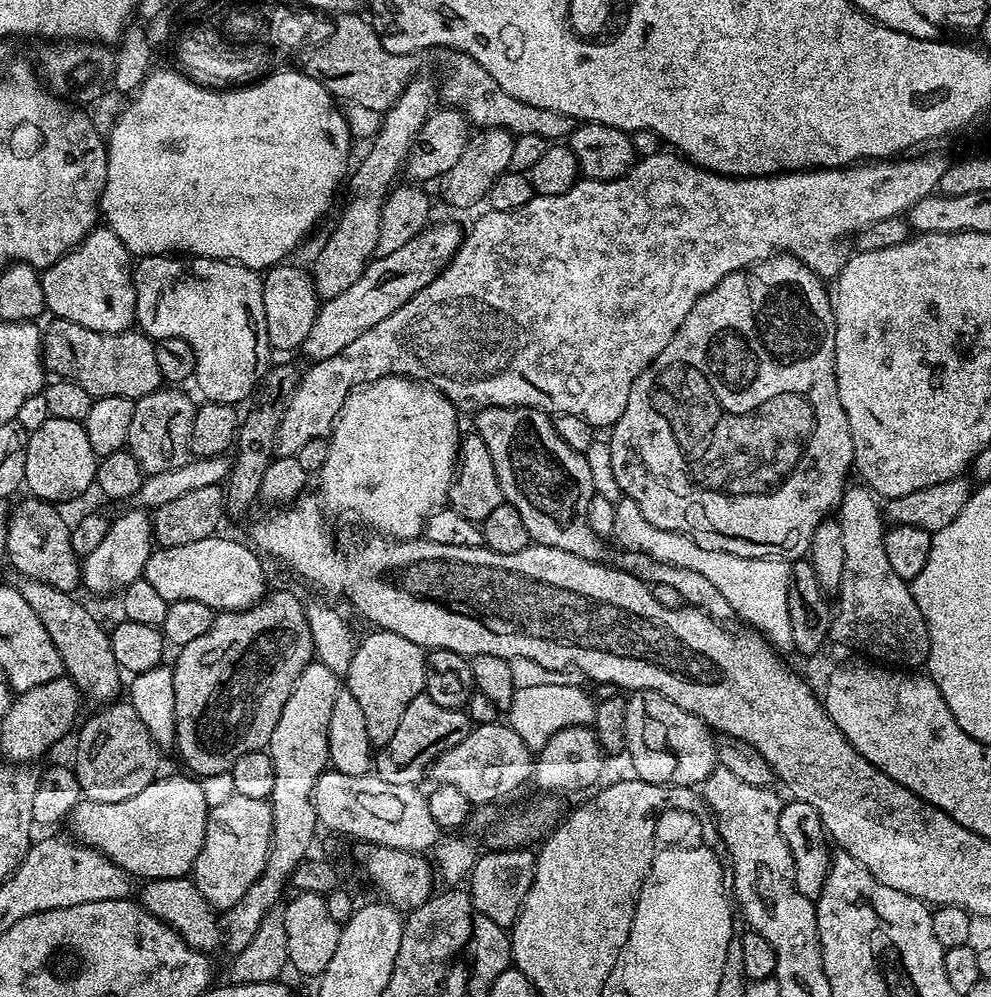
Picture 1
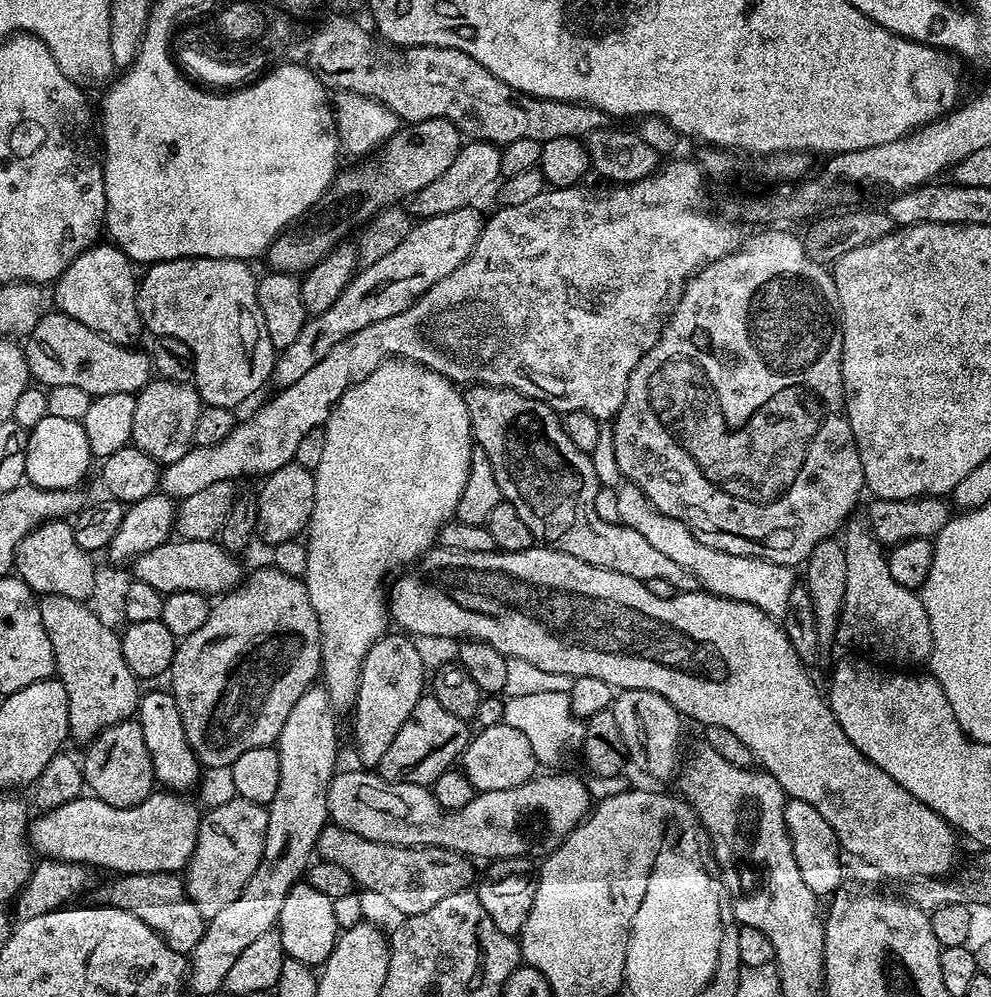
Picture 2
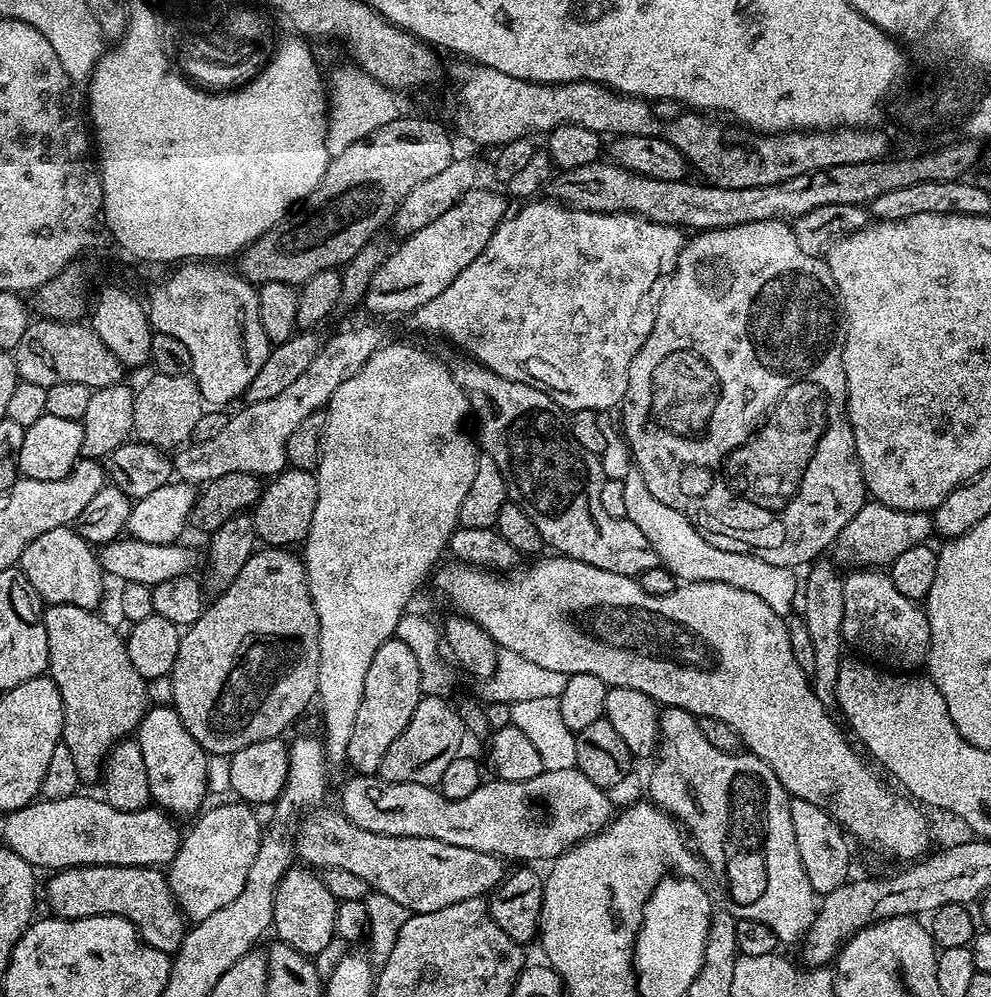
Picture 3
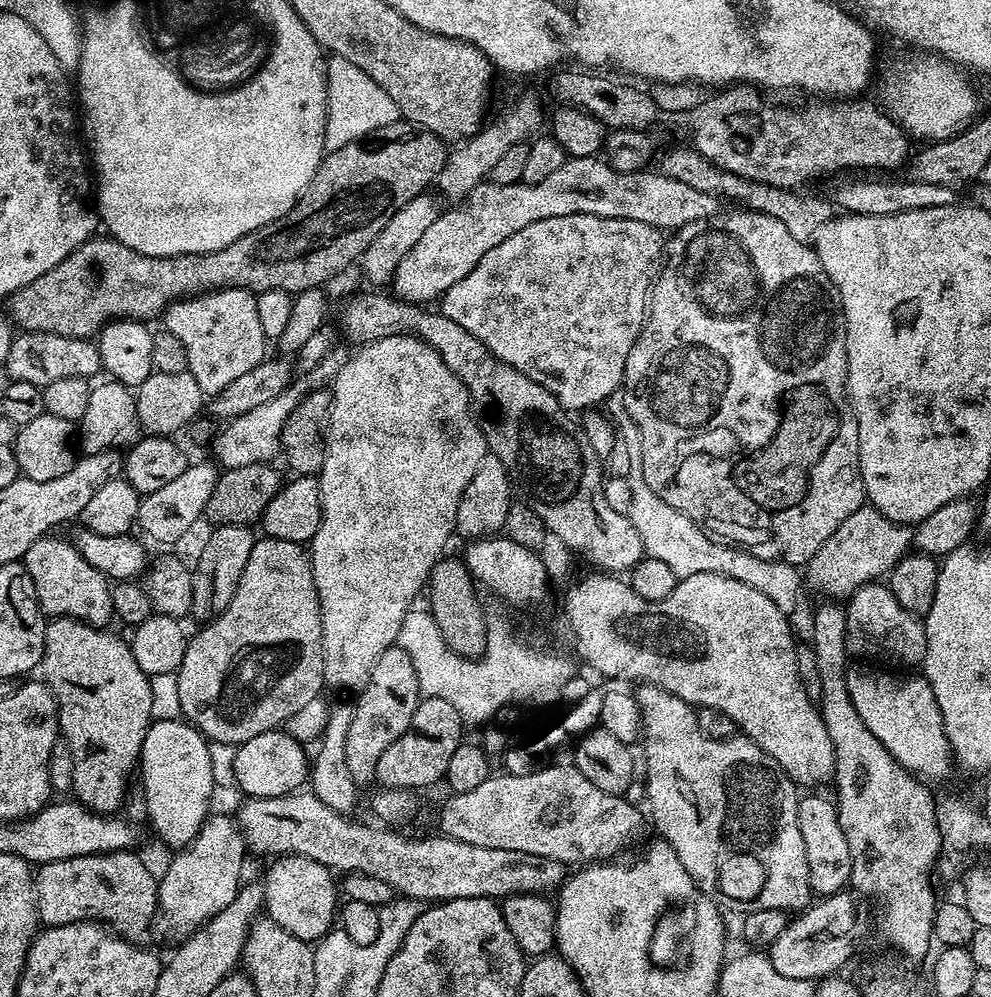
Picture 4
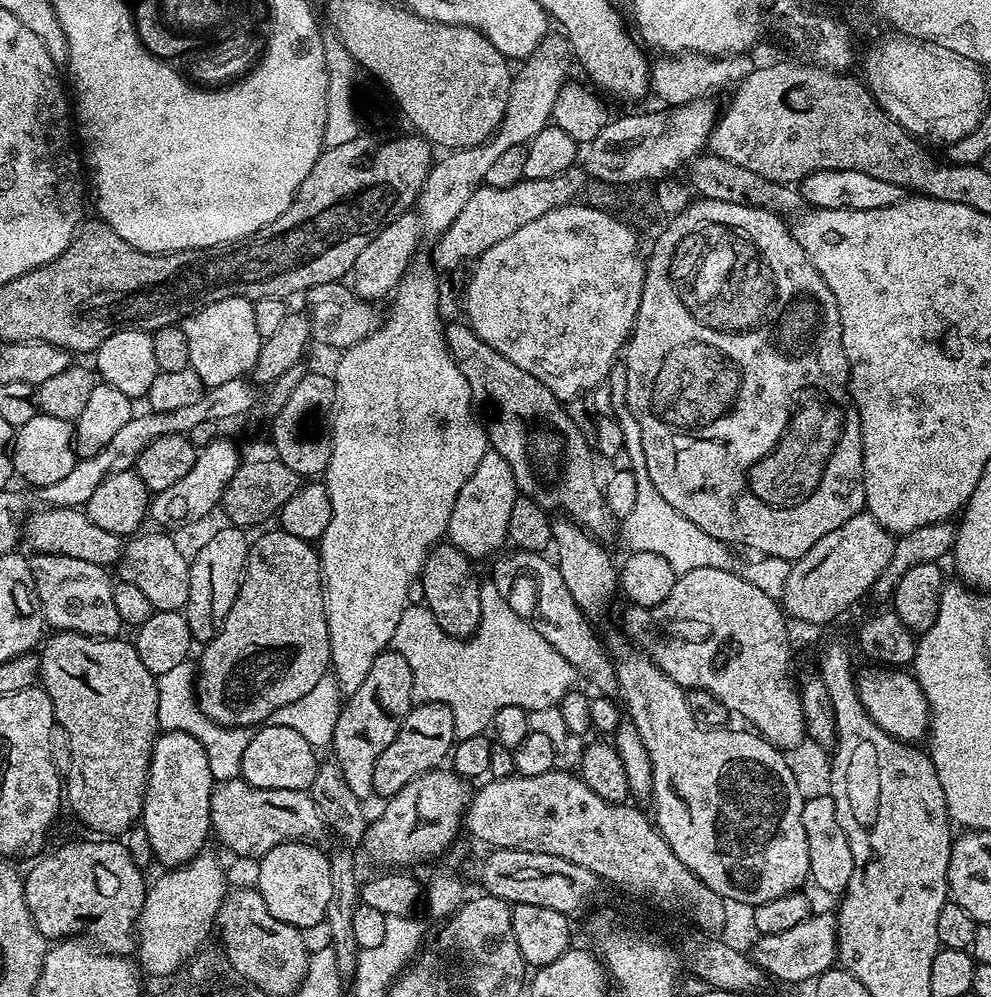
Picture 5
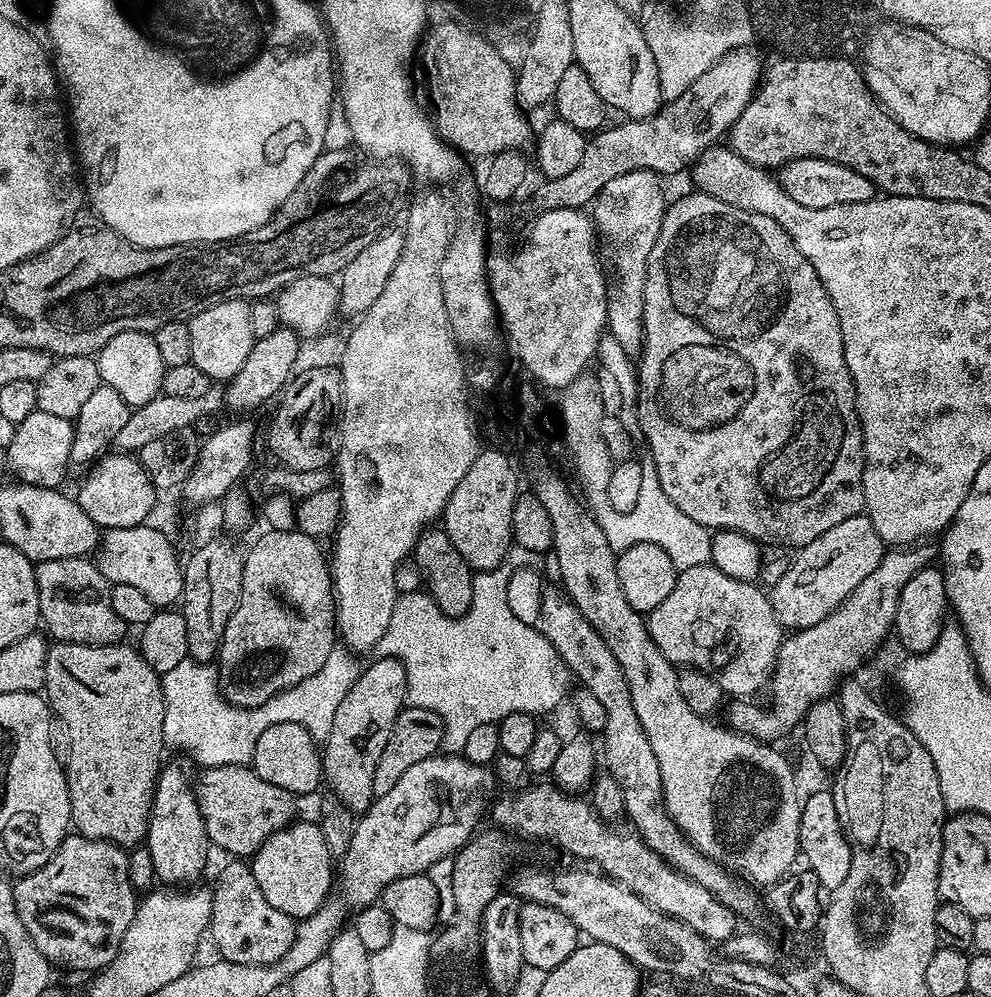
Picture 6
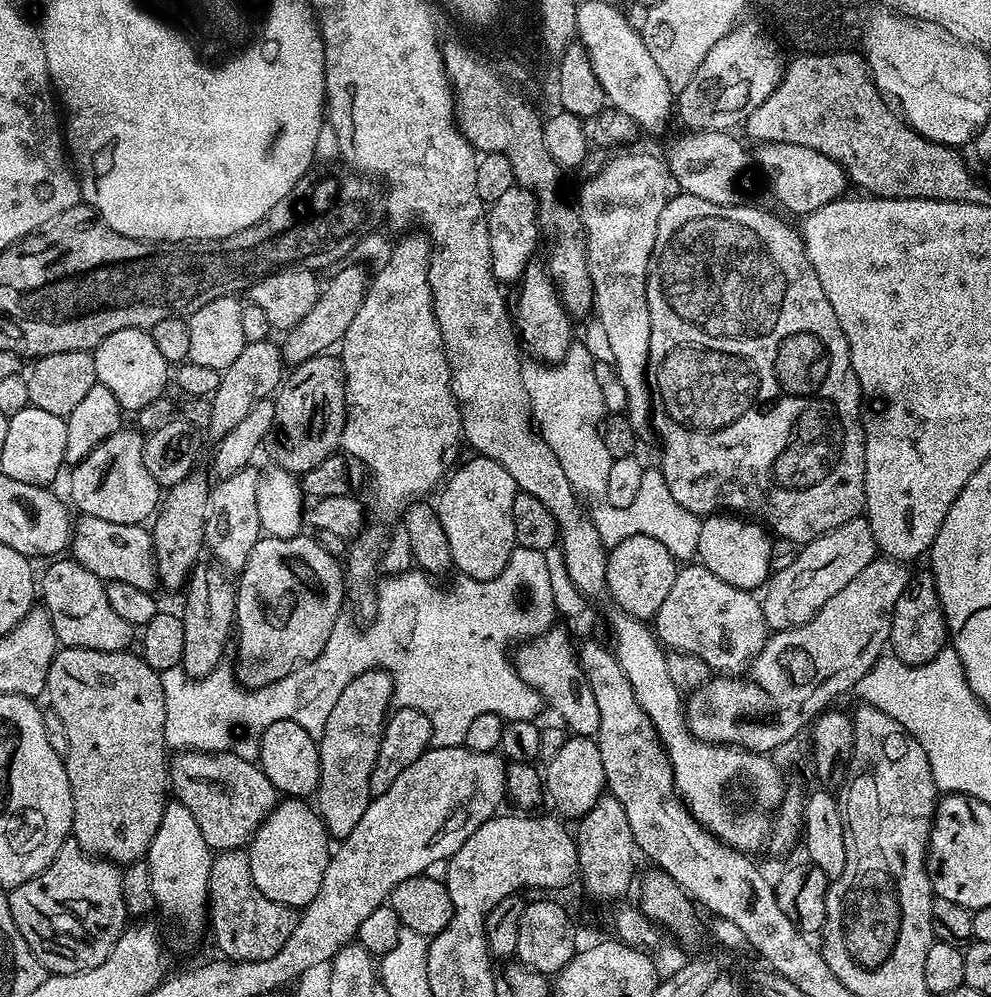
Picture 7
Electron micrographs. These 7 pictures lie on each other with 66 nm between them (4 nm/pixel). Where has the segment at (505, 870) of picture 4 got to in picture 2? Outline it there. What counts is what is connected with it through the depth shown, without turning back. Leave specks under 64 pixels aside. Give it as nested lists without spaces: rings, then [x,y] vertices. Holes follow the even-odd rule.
[[[333,823],[320,832],[318,856],[342,866],[361,889],[383,894],[406,918],[430,910],[430,906],[442,902],[442,898],[450,898],[450,894],[471,889],[476,876],[473,861],[462,853],[442,848],[388,845],[362,838]]]

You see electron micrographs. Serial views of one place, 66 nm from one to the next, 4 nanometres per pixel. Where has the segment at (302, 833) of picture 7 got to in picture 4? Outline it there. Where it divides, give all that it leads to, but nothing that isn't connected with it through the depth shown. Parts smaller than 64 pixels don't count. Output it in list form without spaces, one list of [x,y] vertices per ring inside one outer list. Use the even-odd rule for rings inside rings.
[[[281,854],[271,861],[268,873],[262,878],[264,888],[264,905],[267,919],[278,922],[282,930],[290,930],[294,938],[315,942],[333,931],[334,921],[338,916],[338,903],[336,904],[336,892],[338,896],[338,884],[332,881],[333,869],[314,862],[314,858],[305,856],[289,856]]]

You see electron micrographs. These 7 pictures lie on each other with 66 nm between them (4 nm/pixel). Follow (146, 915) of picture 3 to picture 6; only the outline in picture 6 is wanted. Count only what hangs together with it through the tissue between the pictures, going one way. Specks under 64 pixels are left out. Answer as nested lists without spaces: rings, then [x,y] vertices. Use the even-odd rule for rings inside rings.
[[[69,834],[58,846],[58,850],[38,870],[27,872],[15,881],[12,893],[18,918],[26,926],[26,934],[38,946],[38,950],[53,965],[69,964],[81,968],[87,974],[108,965],[120,953],[122,938],[136,916],[138,895],[132,889],[132,872],[128,869],[128,856],[123,847],[108,840],[92,840],[88,836]]]

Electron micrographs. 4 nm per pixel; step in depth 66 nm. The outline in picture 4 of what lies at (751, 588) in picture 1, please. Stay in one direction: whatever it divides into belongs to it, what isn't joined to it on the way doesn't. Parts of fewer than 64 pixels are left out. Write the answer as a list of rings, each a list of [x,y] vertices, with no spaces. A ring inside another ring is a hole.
[[[638,442],[626,443],[626,454],[630,454],[627,479],[633,492],[630,515],[647,555],[658,558],[658,562],[666,562],[666,566],[670,566],[670,570],[674,570],[678,578],[699,572],[738,578],[738,582],[746,582],[746,586],[762,590],[762,594],[766,594],[774,602],[774,606],[778,606],[778,610],[791,613],[791,608],[800,600],[800,584],[802,588],[802,572],[797,565],[758,558],[732,544],[721,544],[690,518],[686,518],[686,514],[674,510],[674,506],[667,502],[662,502],[662,498],[658,498],[658,494],[654,494],[654,490],[646,486],[646,478],[642,474],[642,446]]]

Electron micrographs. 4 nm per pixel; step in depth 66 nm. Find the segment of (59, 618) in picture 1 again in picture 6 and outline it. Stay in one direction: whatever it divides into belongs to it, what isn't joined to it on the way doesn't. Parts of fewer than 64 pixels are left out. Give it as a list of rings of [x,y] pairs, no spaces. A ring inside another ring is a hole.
[[[128,642],[118,644],[62,644],[53,643],[46,658],[46,674],[44,675],[43,695],[52,709],[55,719],[66,726],[70,738],[70,750],[66,761],[68,774],[68,789],[70,790],[70,810],[72,811],[71,827],[81,836],[92,840],[108,840],[111,844],[129,846],[145,839],[148,834],[148,816],[152,813],[152,799],[156,789],[156,780],[160,776],[162,759],[160,755],[166,752],[162,722],[164,721],[164,685],[161,673],[156,672],[142,658],[142,654]]]

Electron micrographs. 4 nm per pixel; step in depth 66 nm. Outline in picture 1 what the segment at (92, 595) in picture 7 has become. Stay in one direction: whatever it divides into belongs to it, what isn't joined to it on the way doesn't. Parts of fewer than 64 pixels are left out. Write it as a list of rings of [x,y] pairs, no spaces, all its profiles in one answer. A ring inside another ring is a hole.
[[[27,498],[17,508],[11,509],[8,517],[8,533],[6,534],[6,560],[20,571],[19,575],[25,580],[46,582],[46,586],[54,586],[63,592],[75,593],[76,587],[81,587],[81,557],[77,556],[72,545],[72,530],[69,521],[64,521],[64,516],[59,512],[55,503],[47,500]]]

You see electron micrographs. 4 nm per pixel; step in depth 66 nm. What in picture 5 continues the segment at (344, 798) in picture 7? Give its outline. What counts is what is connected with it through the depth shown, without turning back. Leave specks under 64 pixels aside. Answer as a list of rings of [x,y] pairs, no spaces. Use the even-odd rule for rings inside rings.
[[[385,650],[378,654],[378,658],[374,658],[374,666],[370,666],[370,674],[366,674],[366,682],[362,682],[362,686],[358,686],[358,690],[354,690],[354,694],[343,701],[330,745],[330,752],[336,755],[333,756],[334,763],[342,770],[347,785],[350,790],[354,790],[356,796],[367,798],[373,795],[374,762],[378,762],[378,754],[382,754],[382,750],[394,742],[406,714],[413,706],[410,662],[406,662],[406,658],[402,658],[402,654],[395,650]]]

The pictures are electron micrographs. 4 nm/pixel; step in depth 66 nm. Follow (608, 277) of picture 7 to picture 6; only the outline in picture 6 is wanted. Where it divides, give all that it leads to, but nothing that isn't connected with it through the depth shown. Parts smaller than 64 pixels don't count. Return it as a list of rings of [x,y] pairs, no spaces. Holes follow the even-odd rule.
[[[631,171],[608,182],[592,203],[593,223],[601,237],[606,238],[606,260],[611,275],[617,277],[608,301],[607,329],[617,344],[632,356],[643,347],[646,266],[667,212],[668,198],[664,196],[662,183],[657,172]]]

